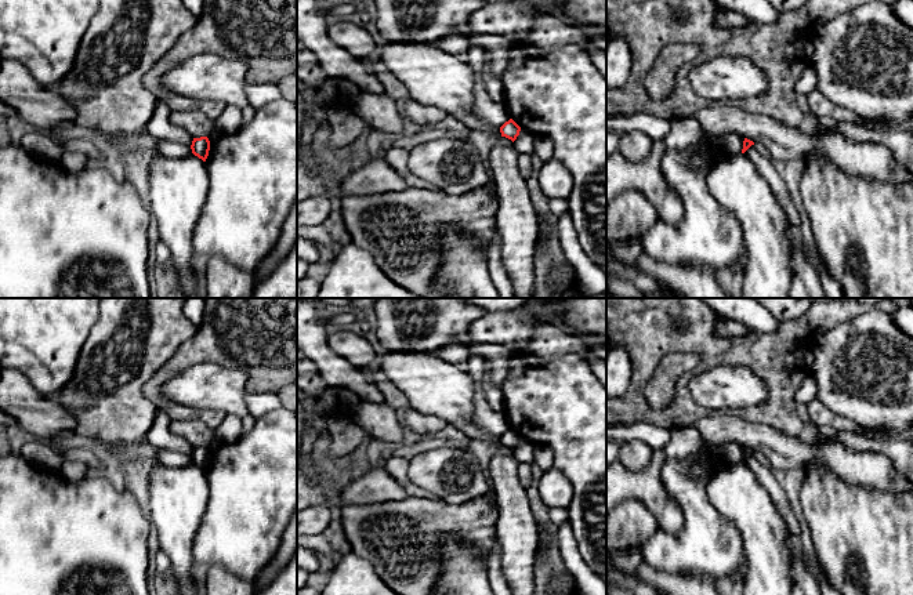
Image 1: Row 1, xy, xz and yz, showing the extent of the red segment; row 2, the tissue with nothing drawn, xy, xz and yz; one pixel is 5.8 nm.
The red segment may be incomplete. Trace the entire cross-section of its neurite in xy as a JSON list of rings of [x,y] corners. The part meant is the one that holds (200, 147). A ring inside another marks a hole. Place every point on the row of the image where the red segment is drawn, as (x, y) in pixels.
[[[207,137],[193,138],[191,145],[192,153],[206,162],[210,150],[210,141]]]

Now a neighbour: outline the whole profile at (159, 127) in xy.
[[[157,99],[152,117],[146,126],[148,134],[157,141],[170,141],[191,146],[193,138],[185,130],[171,123],[171,112],[166,101]]]

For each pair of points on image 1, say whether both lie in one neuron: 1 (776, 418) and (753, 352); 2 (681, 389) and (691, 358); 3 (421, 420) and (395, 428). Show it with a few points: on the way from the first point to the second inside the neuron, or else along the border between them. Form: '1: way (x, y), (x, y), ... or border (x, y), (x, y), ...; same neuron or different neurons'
1: way (776, 402), (776, 376), (770, 369); same neuron
2: border (692, 351), (699, 362), (680, 377), (671, 401); different neurons
3: border (402, 424), (405, 427); different neurons

